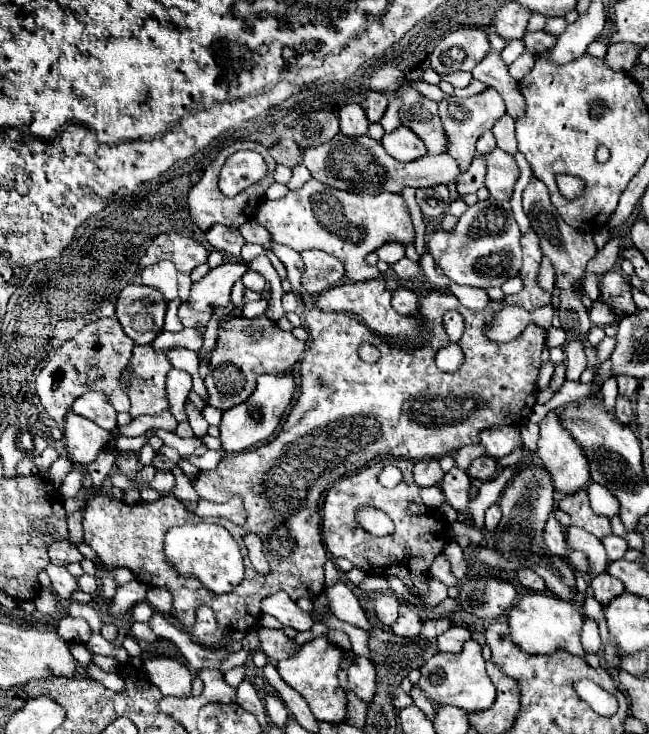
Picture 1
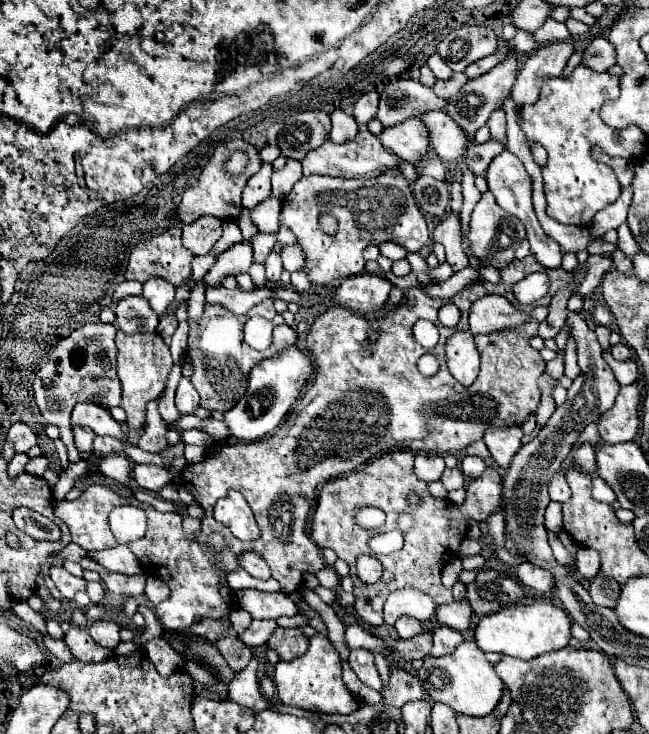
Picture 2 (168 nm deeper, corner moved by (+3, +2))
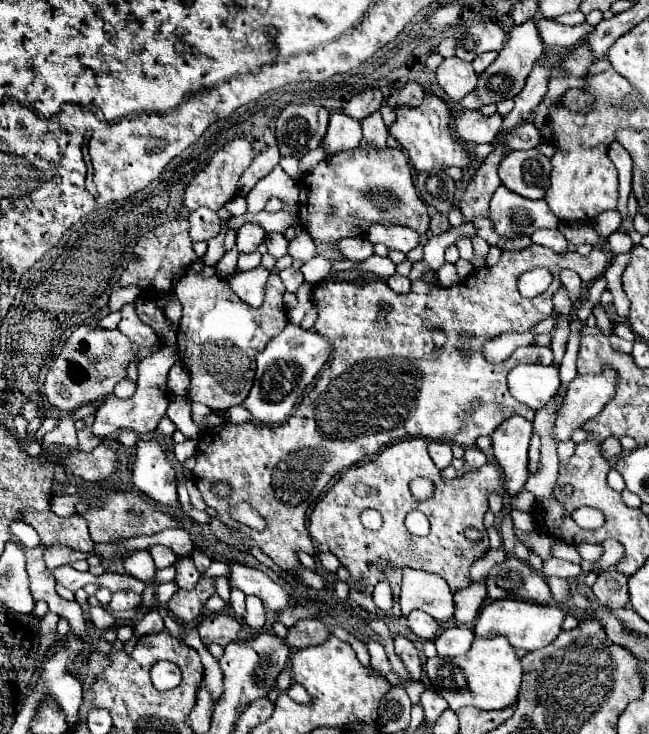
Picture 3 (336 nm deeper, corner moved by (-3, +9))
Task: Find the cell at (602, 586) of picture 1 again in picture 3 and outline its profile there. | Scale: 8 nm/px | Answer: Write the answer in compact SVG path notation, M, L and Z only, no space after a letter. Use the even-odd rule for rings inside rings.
M616 569L600 571L592 591L602 605L610 609L624 607L628 603L628 577Z

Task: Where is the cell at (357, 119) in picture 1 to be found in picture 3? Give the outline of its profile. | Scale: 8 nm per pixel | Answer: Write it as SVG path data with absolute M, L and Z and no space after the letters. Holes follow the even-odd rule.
M332 113L328 123L328 133L322 141L328 153L340 153L356 149L362 139L360 123L352 117L346 117L346 113Z

